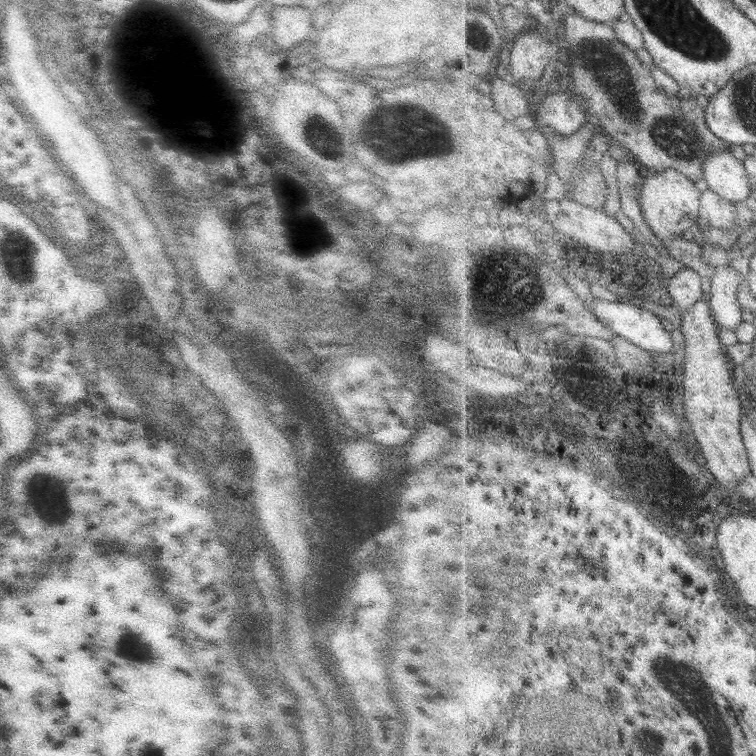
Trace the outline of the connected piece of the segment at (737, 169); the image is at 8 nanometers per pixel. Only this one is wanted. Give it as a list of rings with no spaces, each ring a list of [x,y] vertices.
[[[730,149],[713,152],[705,162],[705,178],[709,188],[736,204],[748,200],[753,195],[753,183],[745,161],[739,160]]]

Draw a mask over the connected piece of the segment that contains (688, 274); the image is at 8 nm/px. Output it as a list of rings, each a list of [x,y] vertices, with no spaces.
[[[694,269],[681,270],[671,280],[666,281],[664,289],[674,300],[674,306],[680,308],[682,312],[686,312],[706,297],[704,280]]]

